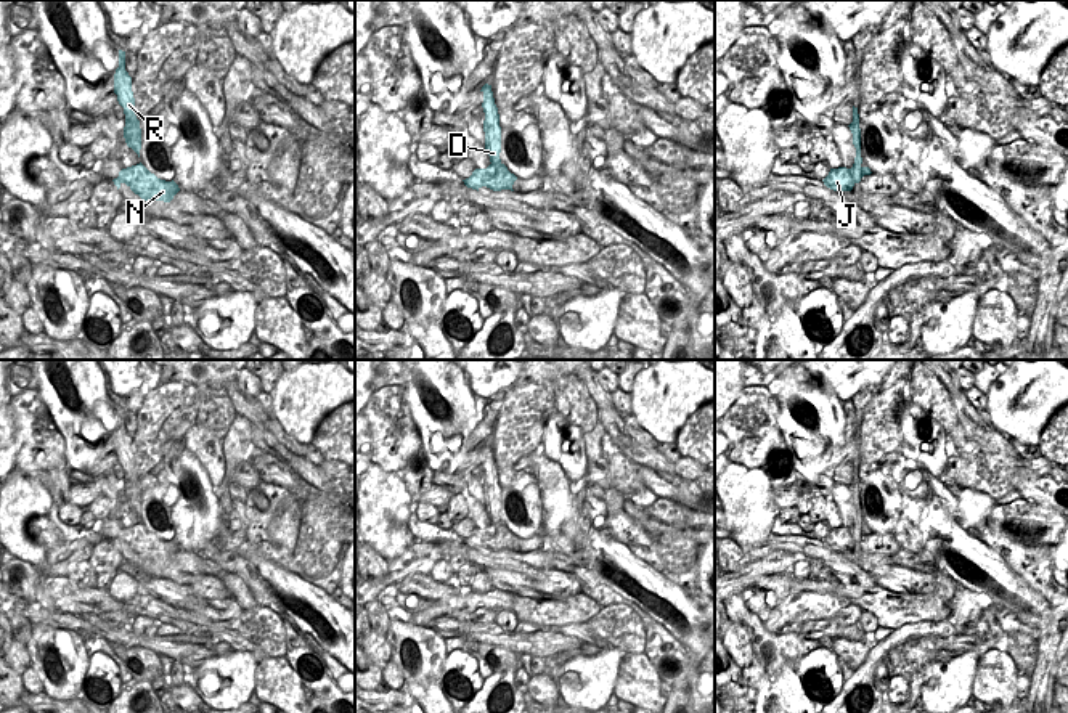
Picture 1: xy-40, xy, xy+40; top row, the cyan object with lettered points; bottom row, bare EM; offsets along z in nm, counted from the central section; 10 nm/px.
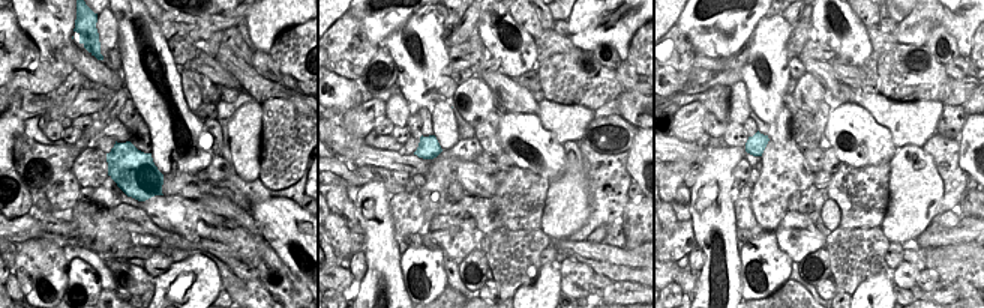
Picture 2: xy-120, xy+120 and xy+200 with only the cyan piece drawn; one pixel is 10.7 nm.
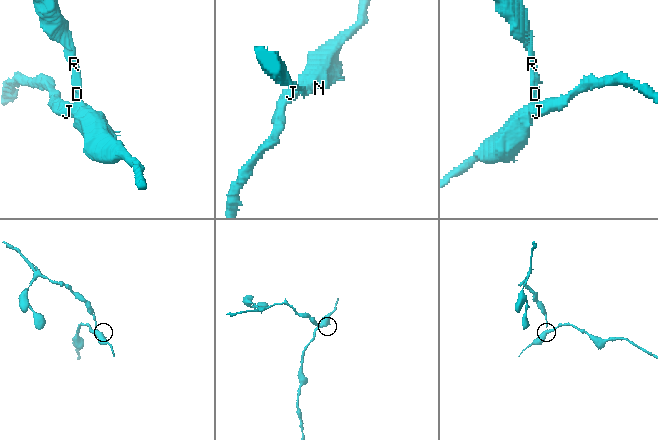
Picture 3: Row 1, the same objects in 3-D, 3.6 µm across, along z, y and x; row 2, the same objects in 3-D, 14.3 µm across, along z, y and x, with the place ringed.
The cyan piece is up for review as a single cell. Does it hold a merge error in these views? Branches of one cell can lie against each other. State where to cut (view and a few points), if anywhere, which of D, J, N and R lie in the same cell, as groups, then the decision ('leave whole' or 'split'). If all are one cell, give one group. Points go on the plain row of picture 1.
cut xy+40 (851, 527), (851, 537), (856, 541); groups D R / J N; split

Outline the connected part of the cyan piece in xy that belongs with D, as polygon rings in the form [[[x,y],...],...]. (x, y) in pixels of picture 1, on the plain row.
[[[485,443],[480,450],[483,453],[483,491],[485,491],[485,511],[490,515],[490,522],[495,525],[501,524],[499,512],[501,512],[501,487],[499,487],[499,474],[495,464],[491,445]]]

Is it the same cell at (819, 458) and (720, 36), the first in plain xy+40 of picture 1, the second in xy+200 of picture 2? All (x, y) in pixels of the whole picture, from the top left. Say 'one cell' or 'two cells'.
two cells

